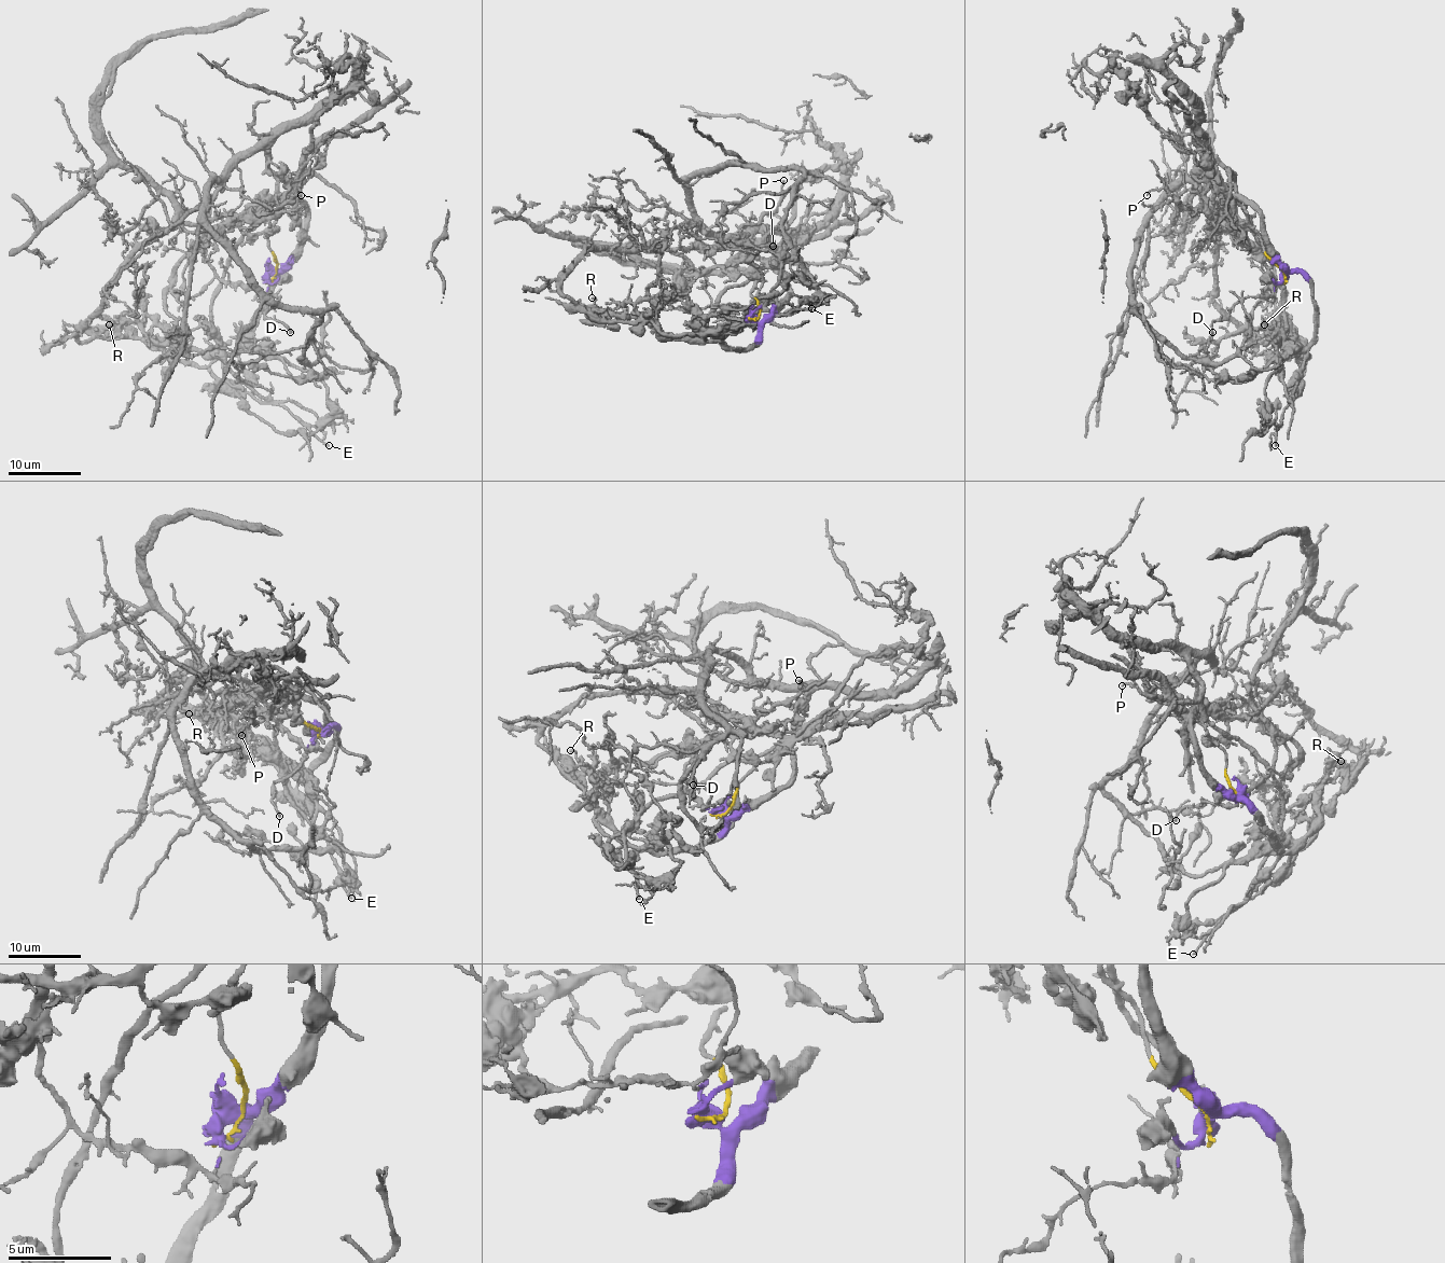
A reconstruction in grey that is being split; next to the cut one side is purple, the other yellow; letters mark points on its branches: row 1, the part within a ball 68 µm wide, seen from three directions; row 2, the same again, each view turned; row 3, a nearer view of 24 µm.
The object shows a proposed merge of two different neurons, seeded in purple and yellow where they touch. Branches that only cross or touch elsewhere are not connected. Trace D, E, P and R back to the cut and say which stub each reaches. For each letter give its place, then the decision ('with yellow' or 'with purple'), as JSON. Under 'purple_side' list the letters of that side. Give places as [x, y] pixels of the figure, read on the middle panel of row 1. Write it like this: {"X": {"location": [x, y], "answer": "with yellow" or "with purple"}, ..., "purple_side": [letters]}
{"D": {"location": [773, 246], "answer": "with purple"}, "E": {"location": [811, 308], "answer": "with purple"}, "P": {"location": [783, 180], "answer": "with purple"}, "R": {"location": [592, 297], "answer": "with purple"}, "purple_side": ["D", "E", "P", "R"]}

